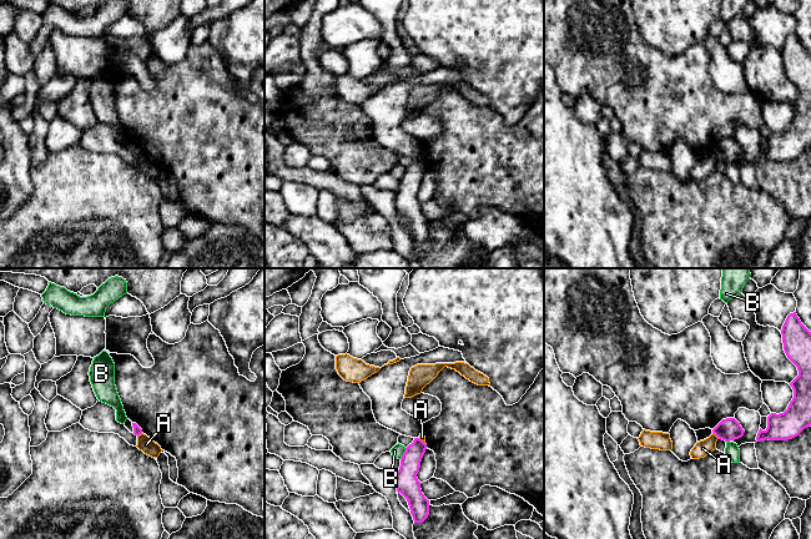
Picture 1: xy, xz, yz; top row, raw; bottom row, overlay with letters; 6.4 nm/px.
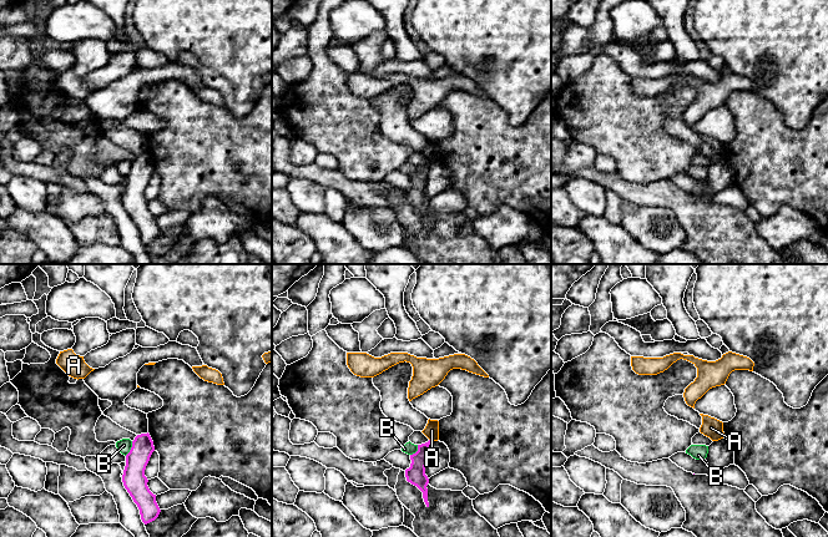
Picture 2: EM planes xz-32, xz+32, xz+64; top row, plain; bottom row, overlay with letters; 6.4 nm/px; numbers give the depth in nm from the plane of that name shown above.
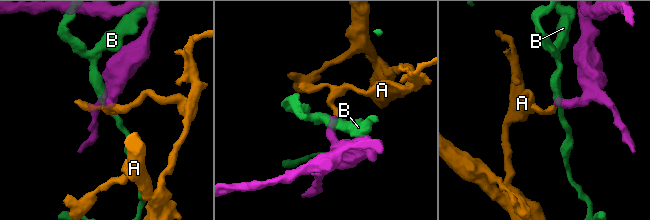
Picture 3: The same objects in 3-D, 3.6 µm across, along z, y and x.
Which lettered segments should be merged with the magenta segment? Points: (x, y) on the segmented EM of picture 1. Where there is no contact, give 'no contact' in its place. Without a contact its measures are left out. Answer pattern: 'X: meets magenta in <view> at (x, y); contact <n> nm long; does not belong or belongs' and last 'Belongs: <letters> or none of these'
A: meets magenta in yz at (716, 436); contact 60 nm long; does not belong
B: meets magenta in xz at (404, 453); contact 80 nm long; does not belong
Belongs: none of these

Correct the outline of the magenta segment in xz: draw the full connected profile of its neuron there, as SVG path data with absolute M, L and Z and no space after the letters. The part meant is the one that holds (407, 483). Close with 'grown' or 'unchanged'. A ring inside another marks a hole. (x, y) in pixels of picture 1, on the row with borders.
M414 438L406 448L396 473L397 492L407 499L414 523L423 523L429 515L429 500L422 493L422 483L417 478L425 449L427 444Z; unchanged

